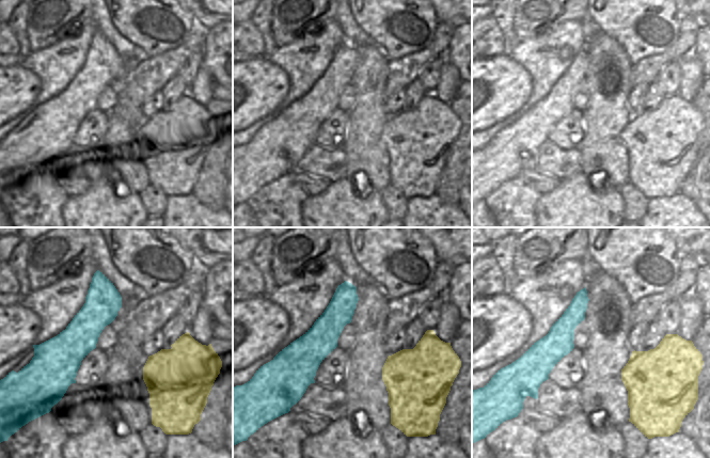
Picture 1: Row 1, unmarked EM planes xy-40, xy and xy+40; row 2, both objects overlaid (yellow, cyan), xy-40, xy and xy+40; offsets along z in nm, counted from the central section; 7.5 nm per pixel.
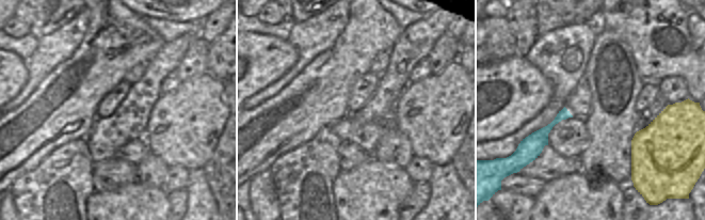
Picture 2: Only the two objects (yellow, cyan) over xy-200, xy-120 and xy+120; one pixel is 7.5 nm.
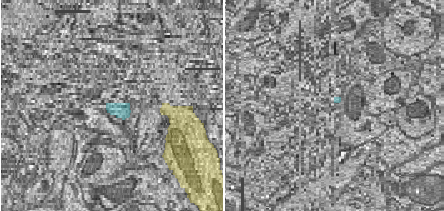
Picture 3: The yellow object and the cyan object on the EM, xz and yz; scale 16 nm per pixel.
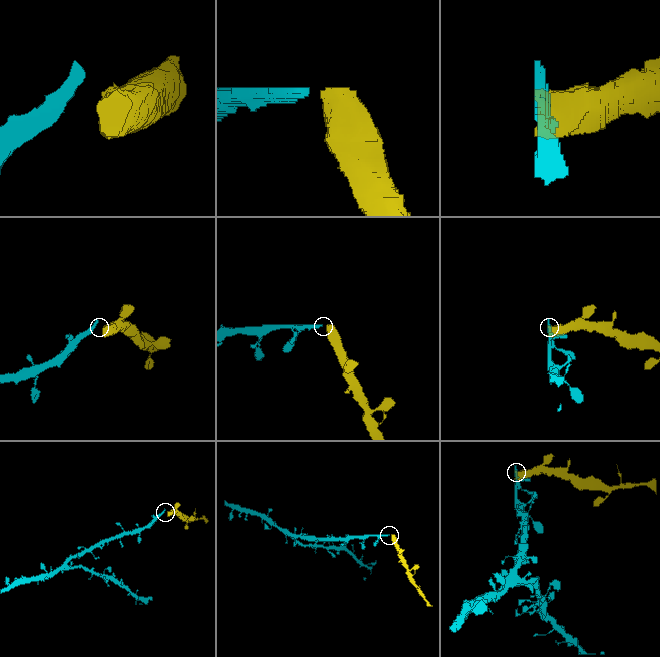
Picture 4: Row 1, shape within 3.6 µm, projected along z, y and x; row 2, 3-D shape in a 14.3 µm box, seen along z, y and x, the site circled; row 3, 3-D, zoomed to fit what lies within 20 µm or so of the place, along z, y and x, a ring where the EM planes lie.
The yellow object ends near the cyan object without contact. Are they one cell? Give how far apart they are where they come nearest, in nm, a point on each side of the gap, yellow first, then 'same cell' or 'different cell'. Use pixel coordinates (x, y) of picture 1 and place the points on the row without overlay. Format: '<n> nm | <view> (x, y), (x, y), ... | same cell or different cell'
380 nm | xy (382, 128), (336, 107) | different cell

